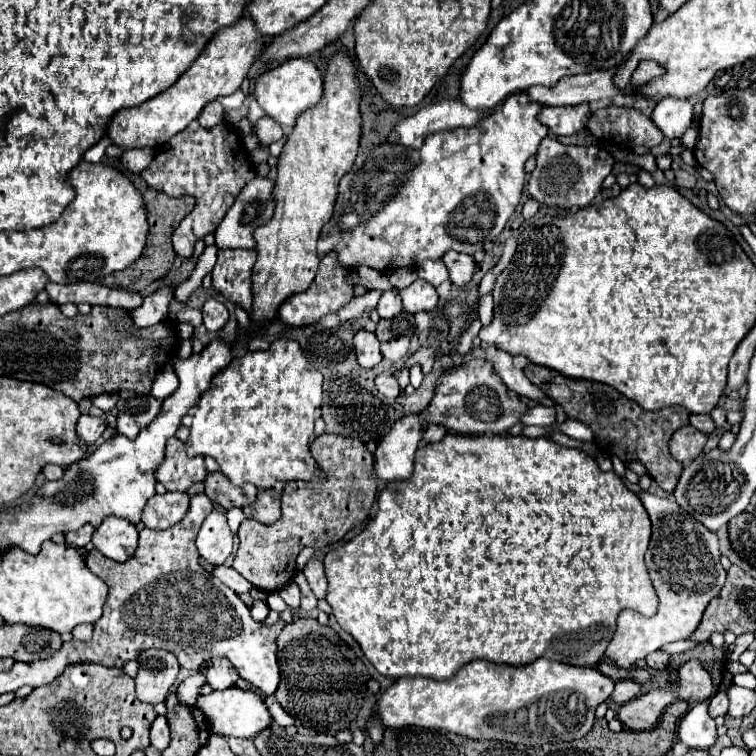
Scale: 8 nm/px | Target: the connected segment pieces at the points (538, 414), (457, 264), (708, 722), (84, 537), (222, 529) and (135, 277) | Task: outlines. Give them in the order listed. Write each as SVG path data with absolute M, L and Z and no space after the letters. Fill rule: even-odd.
M536 405L532 409L528 409L528 413L524 413L522 423L524 425L552 425L556 421L556 411L554 407L546 407L546 405Z
M448 251L442 261L446 263L448 271L450 271L450 281L454 285L466 285L472 275L474 275L474 267L476 267L476 261L470 257L470 255L464 255L464 253L456 253L456 251Z
M708 701L694 703L680 719L676 729L678 739L694 749L710 749L716 743L716 723L708 715Z
M84 525L78 531L66 533L66 543L72 545L72 547L84 547L86 543L90 543L92 533L94 533L94 527L92 525Z
M212 509L212 513L200 527L196 547L208 563L222 565L232 553L232 539L234 533L228 527L226 515L218 509Z
M158 193L156 199L152 203L148 203L148 223L150 223L150 233L148 233L148 243L144 247L144 253L140 257L140 261L136 261L134 265L130 265L128 269L120 271L120 273L110 273L108 277L102 277L100 283L108 285L108 287L122 287L122 289L128 289L128 291L144 291L144 287L148 287L152 281L164 277L174 259L176 259L176 253L172 249L172 233L174 229L178 227L178 223L194 209L194 197L190 195L182 195L182 197L168 197L164 193Z

